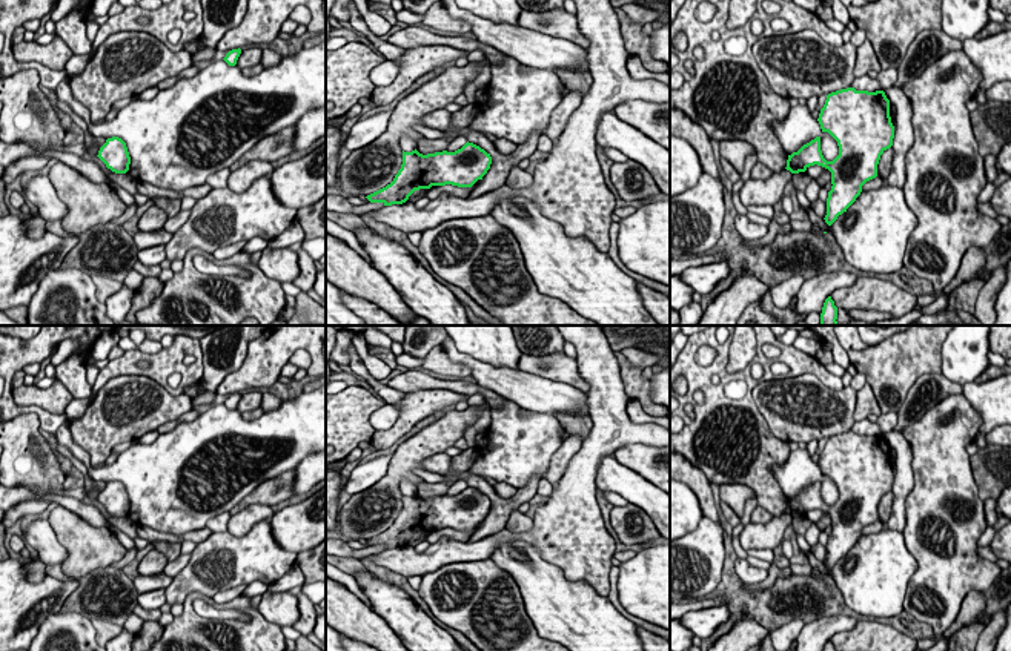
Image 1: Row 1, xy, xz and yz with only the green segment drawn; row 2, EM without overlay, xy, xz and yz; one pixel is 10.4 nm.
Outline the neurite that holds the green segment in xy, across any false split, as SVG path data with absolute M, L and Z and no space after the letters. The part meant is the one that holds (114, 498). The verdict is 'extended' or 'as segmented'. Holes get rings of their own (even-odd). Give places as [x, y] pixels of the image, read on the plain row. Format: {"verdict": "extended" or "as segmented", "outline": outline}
{"verdict": "as segmented", "outline": "M118 481L108 482L97 501L115 517L129 514L131 501L126 487Z"}

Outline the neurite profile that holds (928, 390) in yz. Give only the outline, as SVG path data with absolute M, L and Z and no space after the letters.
M942 373L922 375L910 388L905 402L897 411L894 431L920 421L923 415L951 395L962 395L962 385L950 381Z

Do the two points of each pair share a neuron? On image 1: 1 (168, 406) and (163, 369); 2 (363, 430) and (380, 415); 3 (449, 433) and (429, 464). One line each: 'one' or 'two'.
1: two
2: two
3: two

